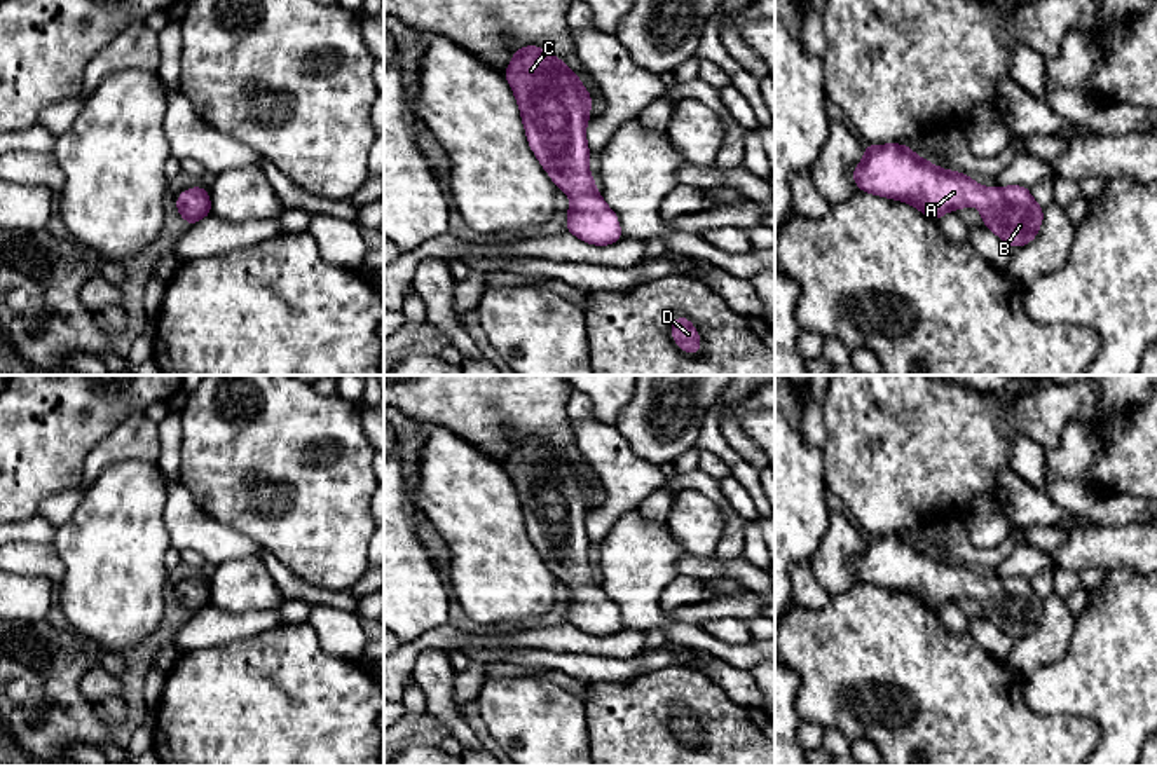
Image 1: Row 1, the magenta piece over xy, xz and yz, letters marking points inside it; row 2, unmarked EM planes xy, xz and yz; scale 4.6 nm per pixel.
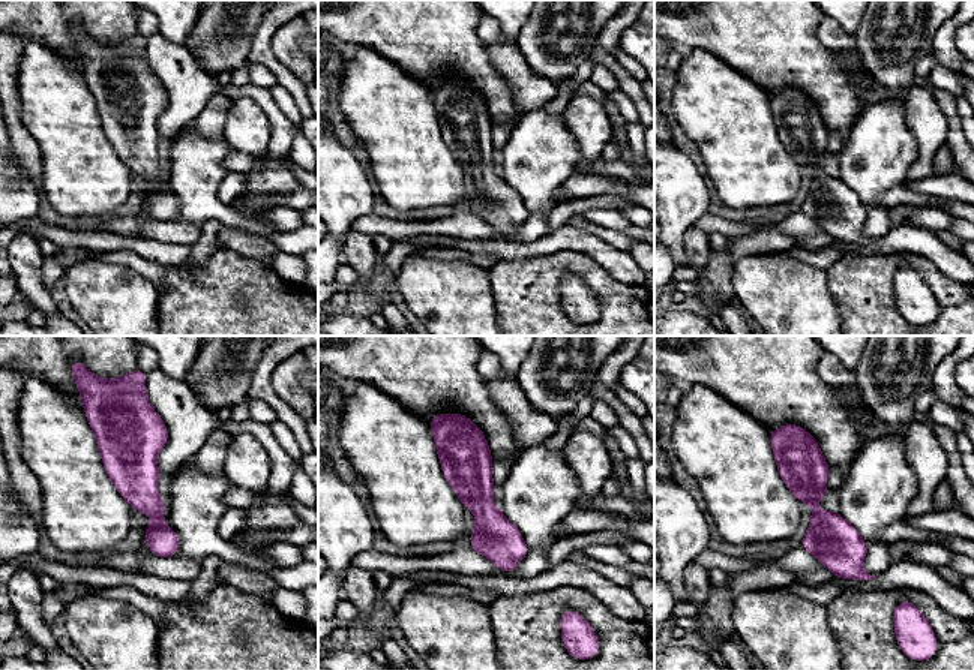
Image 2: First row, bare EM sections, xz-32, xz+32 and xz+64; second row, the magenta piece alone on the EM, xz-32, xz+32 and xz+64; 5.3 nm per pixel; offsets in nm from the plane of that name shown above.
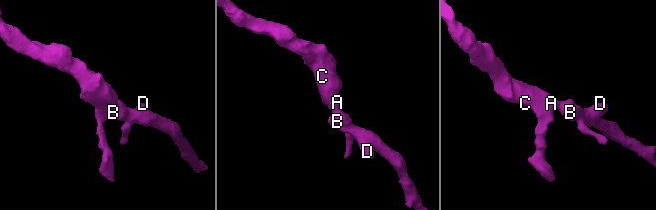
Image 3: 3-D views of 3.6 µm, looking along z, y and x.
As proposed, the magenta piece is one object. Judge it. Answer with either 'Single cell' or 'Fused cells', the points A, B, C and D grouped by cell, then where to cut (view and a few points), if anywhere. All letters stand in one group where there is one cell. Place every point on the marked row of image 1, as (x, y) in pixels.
Single cell. Groups: A B C D. No split

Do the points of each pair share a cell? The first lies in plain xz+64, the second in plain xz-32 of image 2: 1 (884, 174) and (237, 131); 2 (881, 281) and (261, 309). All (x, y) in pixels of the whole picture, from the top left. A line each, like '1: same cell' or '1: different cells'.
1: different cells
2: same cell

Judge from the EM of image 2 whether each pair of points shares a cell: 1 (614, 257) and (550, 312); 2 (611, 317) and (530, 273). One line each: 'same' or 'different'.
1: different
2: same

